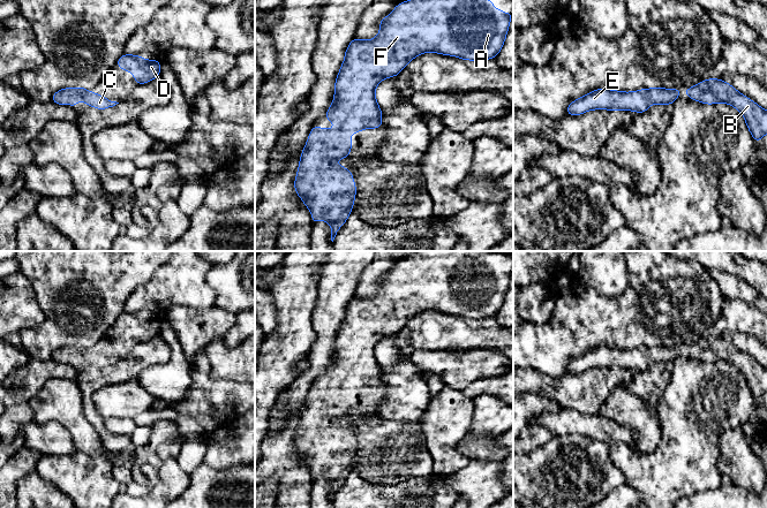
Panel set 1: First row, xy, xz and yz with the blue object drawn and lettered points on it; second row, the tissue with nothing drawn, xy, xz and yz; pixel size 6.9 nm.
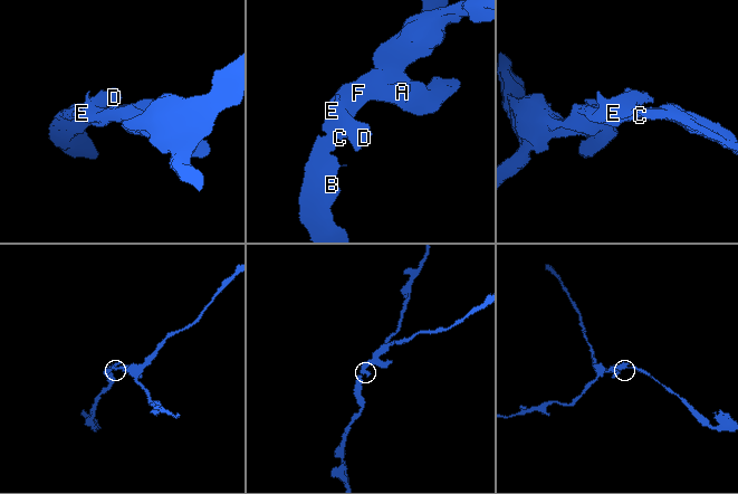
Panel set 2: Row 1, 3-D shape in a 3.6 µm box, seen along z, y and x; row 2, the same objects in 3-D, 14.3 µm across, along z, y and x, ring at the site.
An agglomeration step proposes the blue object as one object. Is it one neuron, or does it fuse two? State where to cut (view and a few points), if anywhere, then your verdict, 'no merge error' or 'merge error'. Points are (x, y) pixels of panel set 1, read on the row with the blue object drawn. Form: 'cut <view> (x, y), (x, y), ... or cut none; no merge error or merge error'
cut none; no merge error

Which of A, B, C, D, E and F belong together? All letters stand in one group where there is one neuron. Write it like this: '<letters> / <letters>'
A B C D E F

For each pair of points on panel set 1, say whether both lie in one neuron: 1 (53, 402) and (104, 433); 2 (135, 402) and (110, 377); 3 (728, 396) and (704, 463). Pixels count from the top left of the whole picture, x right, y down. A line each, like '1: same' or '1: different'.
1: different
2: different
3: same

